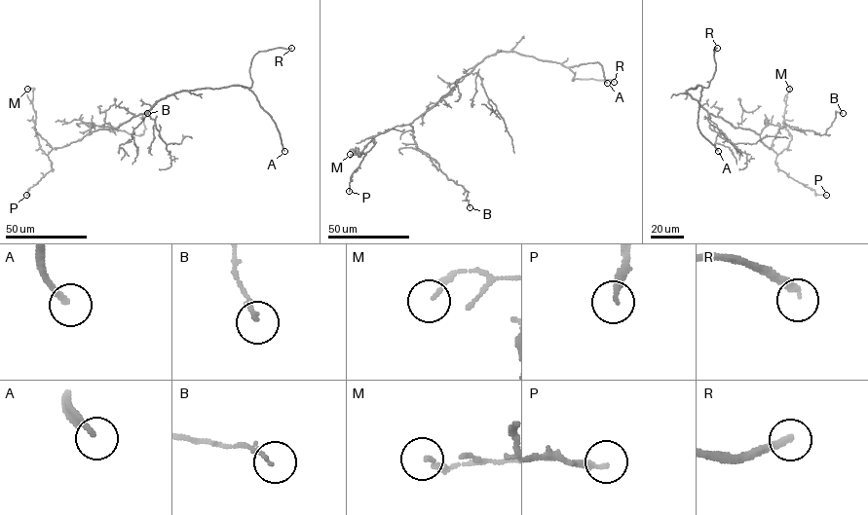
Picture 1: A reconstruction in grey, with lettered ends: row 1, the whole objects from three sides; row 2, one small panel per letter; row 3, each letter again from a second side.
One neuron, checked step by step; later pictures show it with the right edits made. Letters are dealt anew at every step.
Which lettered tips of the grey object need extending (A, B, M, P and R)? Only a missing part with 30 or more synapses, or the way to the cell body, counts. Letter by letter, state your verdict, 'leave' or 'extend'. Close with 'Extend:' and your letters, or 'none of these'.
A: extend
B: leave
M: leave
P: leave
R: extend
Extend: A, R

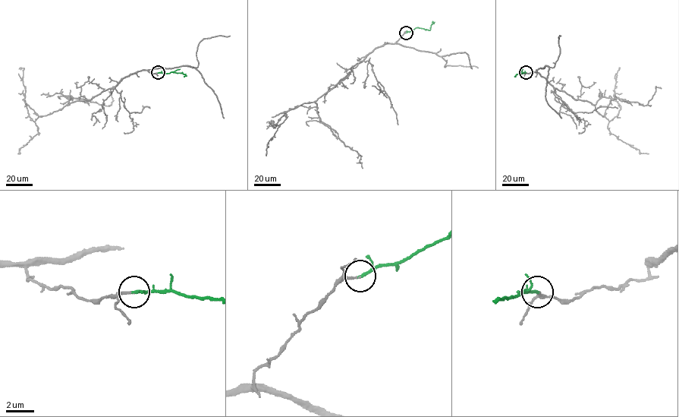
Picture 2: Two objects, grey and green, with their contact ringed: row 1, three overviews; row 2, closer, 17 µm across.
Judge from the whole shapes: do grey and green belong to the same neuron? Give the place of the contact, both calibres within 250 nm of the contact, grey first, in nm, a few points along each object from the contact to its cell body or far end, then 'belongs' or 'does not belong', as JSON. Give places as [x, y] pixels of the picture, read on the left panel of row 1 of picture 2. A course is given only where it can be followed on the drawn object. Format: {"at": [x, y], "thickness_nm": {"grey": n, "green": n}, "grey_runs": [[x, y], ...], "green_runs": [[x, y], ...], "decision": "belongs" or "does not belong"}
{"at": [158, 72], "thickness_nm": {"grey": 150, "green": 200}, "grey_runs": [[158, 72], [137, 71], [89, 99], [74, 101], [33, 121], [25, 105], [24, 68], [19, 69]], "green_runs": [[158, 72], [182, 72], [185, 74], [183, 77]], "decision": "belongs"}

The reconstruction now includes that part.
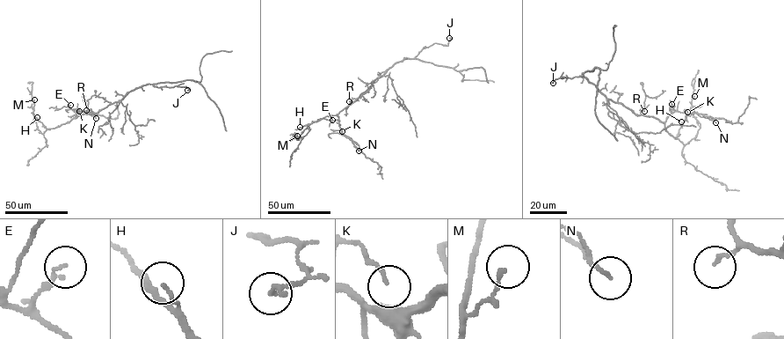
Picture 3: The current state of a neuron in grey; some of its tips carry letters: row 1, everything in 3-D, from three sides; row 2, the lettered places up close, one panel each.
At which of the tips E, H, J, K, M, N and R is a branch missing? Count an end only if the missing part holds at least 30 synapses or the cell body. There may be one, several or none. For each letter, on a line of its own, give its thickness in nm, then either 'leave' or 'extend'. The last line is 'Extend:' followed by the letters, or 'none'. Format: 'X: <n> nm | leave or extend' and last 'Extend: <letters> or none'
E: 140 nm | leave
H: 90 nm | leave
J: 150 nm | leave
K: 100 nm | leave
M: 120 nm | leave
N: 120 nm | leave
R: 100 nm | leave
Extend: none

